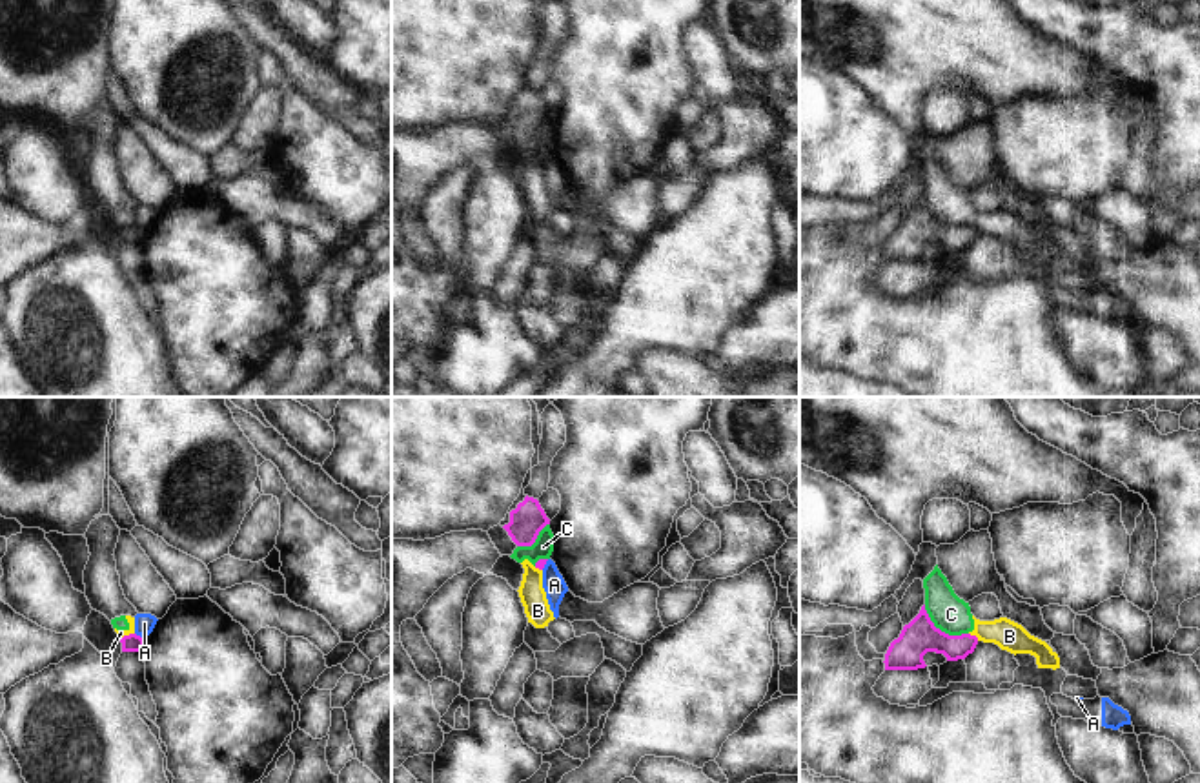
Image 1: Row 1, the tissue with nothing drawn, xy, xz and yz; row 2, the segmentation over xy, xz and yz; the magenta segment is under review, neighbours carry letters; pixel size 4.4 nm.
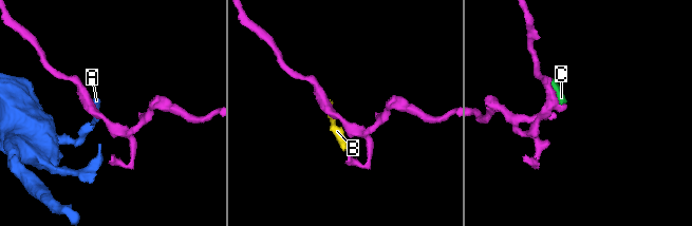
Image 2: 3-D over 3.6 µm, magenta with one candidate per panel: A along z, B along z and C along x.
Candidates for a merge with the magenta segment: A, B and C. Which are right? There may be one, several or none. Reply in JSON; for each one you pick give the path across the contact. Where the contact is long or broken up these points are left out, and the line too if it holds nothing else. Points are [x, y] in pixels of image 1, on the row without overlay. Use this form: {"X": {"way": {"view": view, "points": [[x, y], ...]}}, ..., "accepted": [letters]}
{"accepted": []}

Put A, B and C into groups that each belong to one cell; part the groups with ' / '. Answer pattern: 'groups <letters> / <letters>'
groups A / B C

